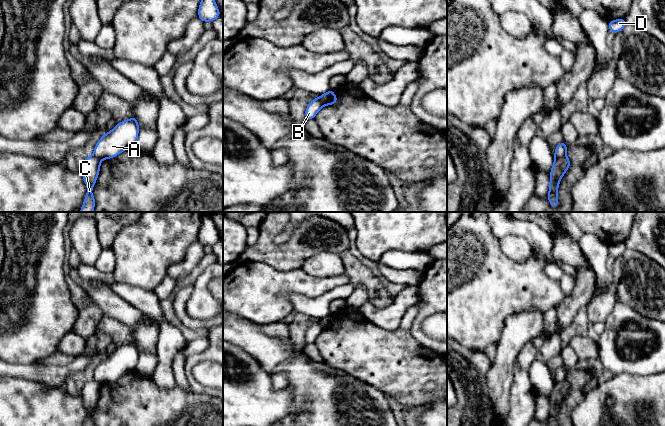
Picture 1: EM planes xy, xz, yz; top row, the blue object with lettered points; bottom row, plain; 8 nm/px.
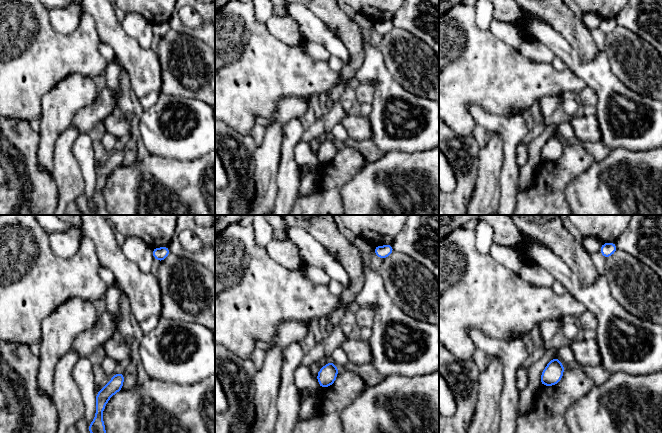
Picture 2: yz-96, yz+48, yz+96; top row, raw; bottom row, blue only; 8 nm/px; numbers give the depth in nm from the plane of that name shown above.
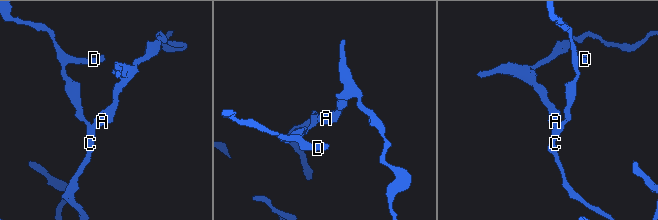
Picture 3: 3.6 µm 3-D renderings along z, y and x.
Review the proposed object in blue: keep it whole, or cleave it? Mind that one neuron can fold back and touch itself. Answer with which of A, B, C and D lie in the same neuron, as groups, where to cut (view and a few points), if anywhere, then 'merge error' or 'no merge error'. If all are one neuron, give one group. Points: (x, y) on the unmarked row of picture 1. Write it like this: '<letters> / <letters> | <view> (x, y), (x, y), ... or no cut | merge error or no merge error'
A / B C D | yz (565, 378), (555, 383) | merge error

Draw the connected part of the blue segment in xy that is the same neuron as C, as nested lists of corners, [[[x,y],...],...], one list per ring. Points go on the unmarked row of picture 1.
[[[94,378],[84,383],[80,393],[87,411],[87,418],[84,422],[84,426],[95,426],[95,422],[92,418],[92,412],[95,410],[96,403],[98,402],[100,389],[101,384]]]

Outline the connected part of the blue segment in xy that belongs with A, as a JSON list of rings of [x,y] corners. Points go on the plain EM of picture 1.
[[[133,339],[131,343],[116,348],[110,355],[105,357],[96,367],[94,379],[100,383],[110,383],[121,376],[133,372],[139,357],[137,342]]]

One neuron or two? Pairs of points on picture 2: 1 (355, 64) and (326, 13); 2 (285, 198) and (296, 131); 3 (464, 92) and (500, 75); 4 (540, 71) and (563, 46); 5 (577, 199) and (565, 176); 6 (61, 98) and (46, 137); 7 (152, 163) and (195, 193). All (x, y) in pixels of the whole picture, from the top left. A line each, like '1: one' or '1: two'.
1: one
2: one
3: one
4: two
5: two
6: one
7: one

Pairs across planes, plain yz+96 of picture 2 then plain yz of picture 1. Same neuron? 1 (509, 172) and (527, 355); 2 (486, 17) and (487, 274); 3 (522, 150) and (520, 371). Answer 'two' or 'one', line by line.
1: one
2: two
3: two

